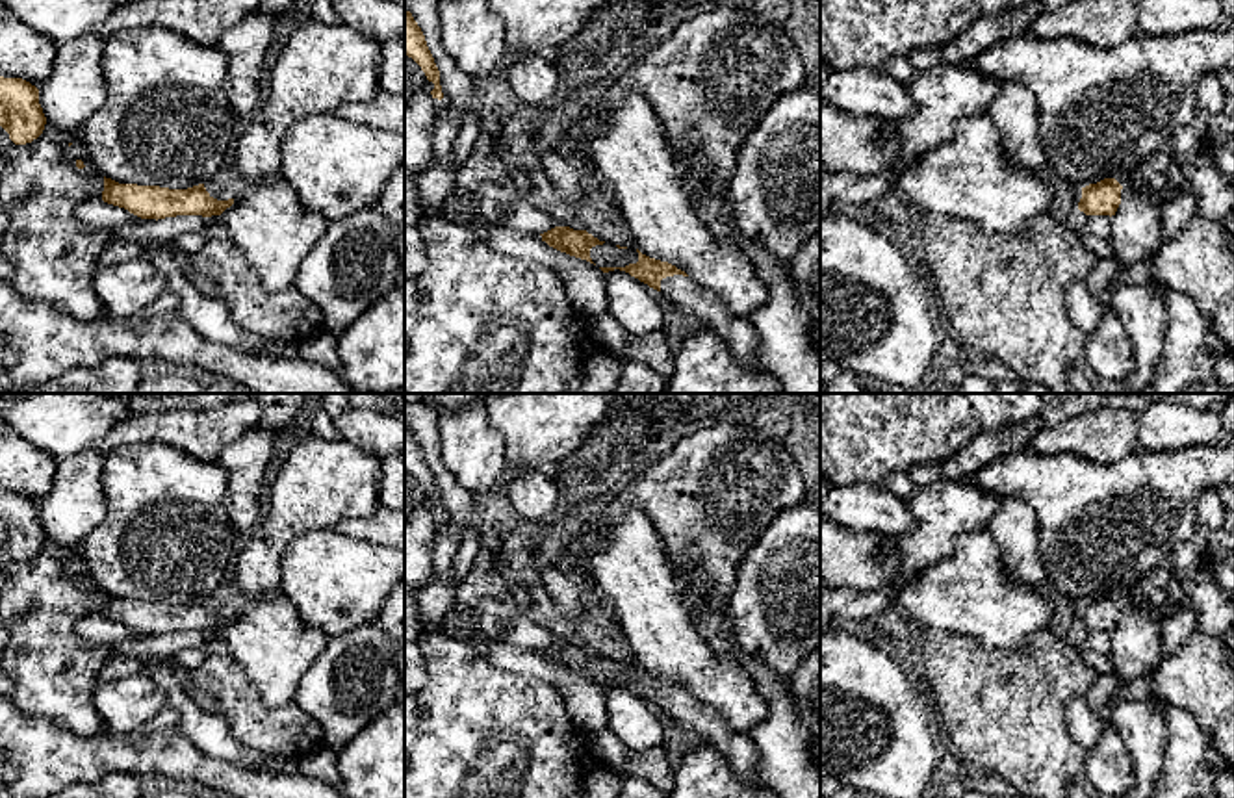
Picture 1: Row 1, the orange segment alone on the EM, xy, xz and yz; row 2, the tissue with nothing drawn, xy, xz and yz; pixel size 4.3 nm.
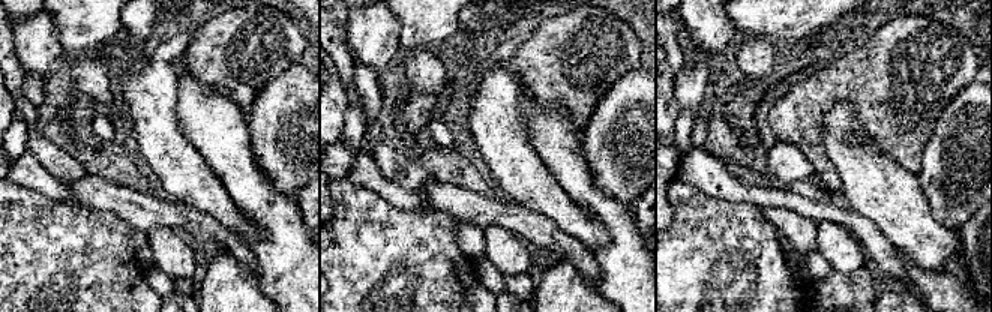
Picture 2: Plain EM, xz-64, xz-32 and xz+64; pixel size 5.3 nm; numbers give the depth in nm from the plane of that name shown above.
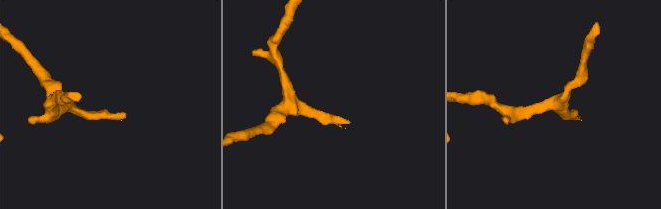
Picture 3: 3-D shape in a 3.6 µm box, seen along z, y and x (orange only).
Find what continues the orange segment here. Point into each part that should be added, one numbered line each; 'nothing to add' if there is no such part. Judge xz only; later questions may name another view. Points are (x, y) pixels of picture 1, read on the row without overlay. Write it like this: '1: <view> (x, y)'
1: xz (737, 748)

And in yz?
nothing to add

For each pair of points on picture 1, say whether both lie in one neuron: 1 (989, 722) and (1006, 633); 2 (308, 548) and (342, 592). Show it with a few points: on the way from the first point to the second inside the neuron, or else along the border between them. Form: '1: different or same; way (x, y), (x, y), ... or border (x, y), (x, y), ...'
1: different; border (1043, 631), (1023, 648), (984, 648), (962, 635)
2: same; way (316, 559), (334, 581)

